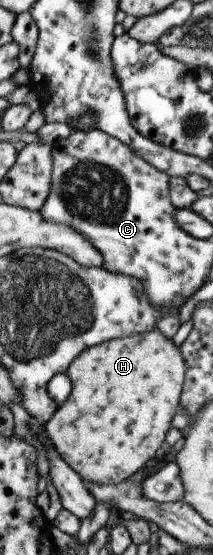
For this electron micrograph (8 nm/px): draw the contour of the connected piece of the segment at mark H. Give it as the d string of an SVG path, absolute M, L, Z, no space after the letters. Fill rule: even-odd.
M158 330L142 335L112 339L79 353L67 366L65 375L72 382L66 400L43 423L49 442L60 458L86 483L117 485L154 460L154 452L164 442L170 420L180 410L179 396L185 377L179 347Z

